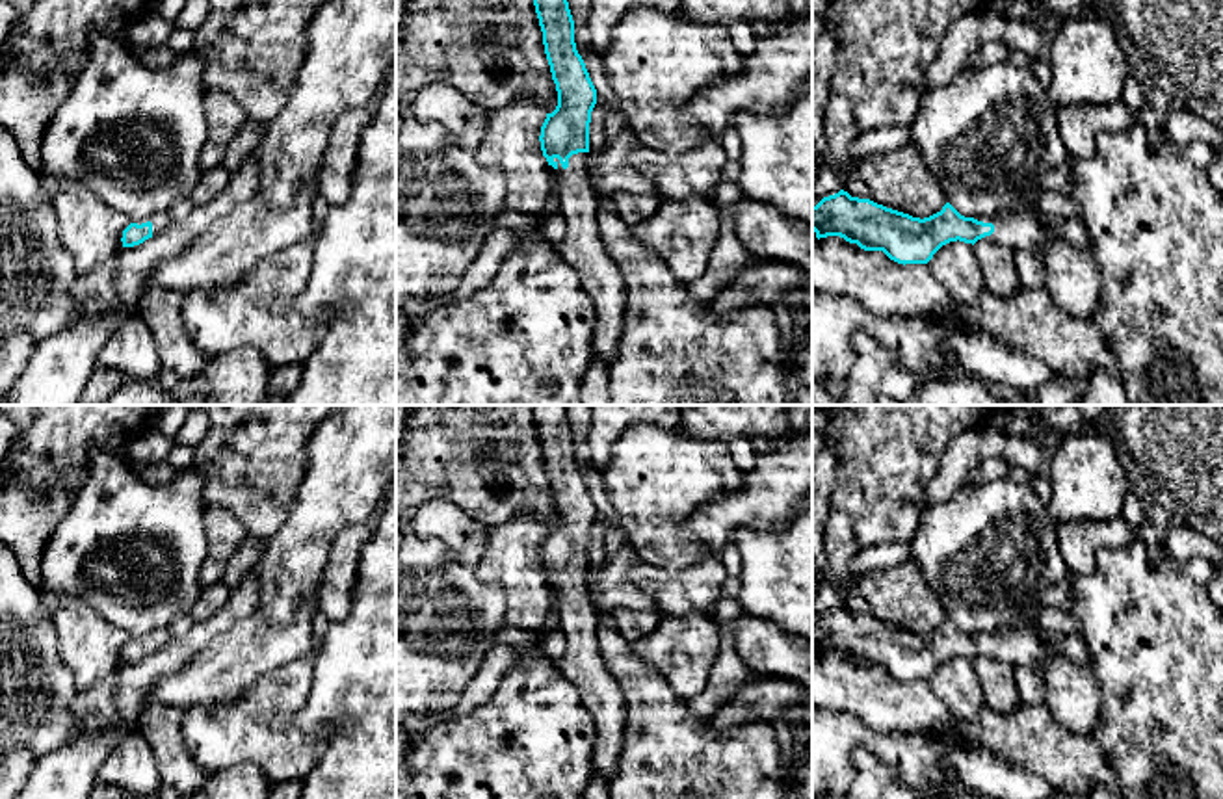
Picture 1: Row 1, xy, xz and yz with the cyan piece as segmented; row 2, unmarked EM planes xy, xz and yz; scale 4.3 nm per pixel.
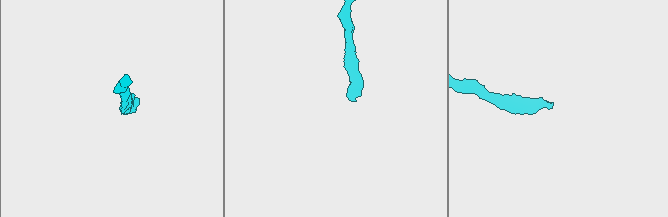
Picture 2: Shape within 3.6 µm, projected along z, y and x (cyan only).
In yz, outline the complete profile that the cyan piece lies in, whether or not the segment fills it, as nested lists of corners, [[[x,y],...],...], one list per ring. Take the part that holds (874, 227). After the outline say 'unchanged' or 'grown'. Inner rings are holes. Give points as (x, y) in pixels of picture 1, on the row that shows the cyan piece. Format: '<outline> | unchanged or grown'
[[[844,190],[812,206],[812,230],[818,240],[840,236],[864,251],[883,251],[903,266],[927,264],[942,245],[957,240],[974,245],[987,238],[1013,251],[1045,247],[1056,240],[1080,249],[1091,247],[1080,216],[1050,229],[1037,204],[974,219],[946,203],[940,212],[920,219],[870,199],[851,197]]] | grown

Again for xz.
[[[533,0],[539,26],[543,32],[545,54],[558,91],[558,106],[541,126],[541,151],[556,178],[559,214],[565,217],[567,232],[561,243],[550,245],[567,264],[571,264],[584,290],[597,310],[597,323],[591,342],[591,359],[602,360],[608,368],[617,355],[623,333],[623,312],[626,307],[626,282],[619,266],[604,251],[597,227],[598,193],[591,186],[585,156],[589,152],[589,123],[597,104],[597,89],[589,78],[585,63],[576,50],[574,20],[567,0]]] | grown

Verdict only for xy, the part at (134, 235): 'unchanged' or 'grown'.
grown

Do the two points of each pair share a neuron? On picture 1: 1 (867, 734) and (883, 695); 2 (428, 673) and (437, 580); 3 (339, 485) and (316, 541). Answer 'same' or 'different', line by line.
1: different
2: same
3: same

